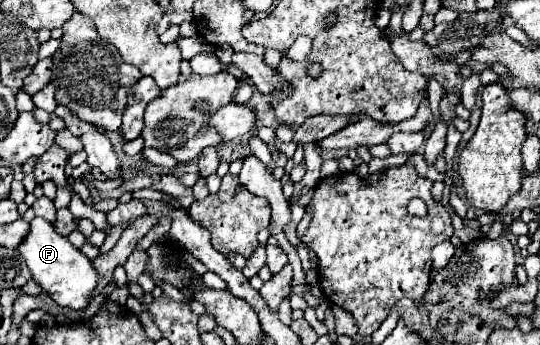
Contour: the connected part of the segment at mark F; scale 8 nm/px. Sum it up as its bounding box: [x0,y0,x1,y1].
[17,217,97,309]

